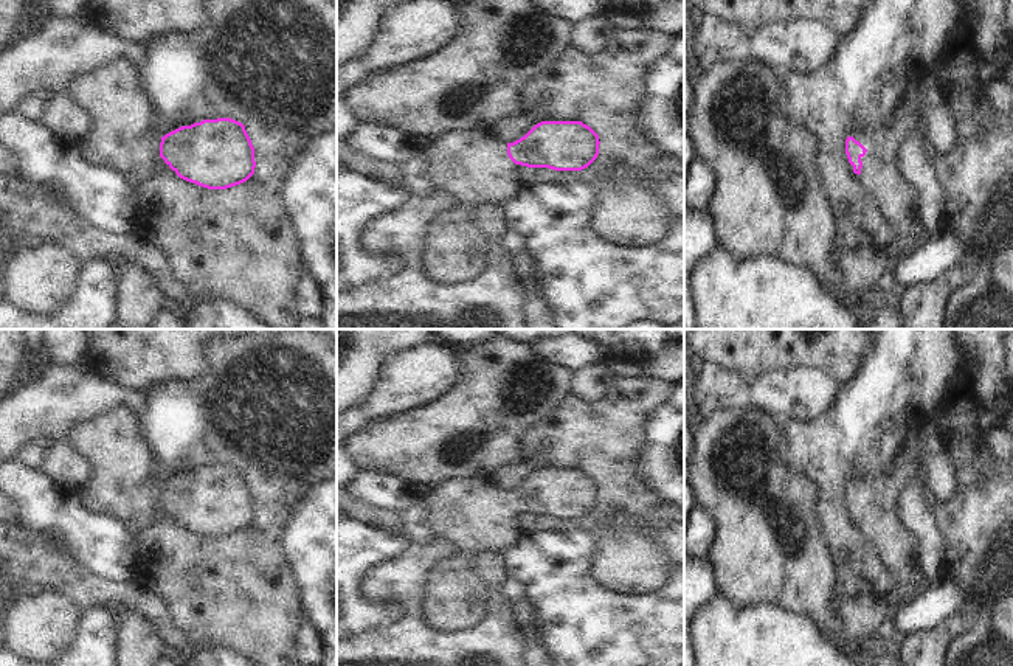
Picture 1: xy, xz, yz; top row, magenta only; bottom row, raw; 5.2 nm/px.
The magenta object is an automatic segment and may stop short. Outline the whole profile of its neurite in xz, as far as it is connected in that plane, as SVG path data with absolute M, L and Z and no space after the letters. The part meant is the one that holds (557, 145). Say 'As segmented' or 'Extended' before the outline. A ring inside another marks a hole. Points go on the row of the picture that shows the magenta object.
Extended. M541 121L513 143L506 143L490 130L453 130L433 137L428 143L428 175L437 189L455 194L459 205L433 224L425 253L430 276L444 286L475 284L490 264L490 238L481 225L481 210L515 200L526 186L521 175L524 166L582 171L597 158L599 144L599 135L582 121Z

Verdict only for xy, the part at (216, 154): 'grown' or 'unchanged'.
grown

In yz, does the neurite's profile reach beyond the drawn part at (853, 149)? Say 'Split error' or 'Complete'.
Split error.

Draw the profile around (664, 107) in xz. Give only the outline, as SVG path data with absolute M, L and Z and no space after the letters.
M684 34L648 73L645 130L662 149L684 158Z

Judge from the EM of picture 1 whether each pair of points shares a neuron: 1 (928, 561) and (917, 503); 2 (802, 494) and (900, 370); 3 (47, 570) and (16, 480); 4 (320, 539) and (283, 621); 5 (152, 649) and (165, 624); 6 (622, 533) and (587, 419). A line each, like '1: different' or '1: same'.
1: same
2: different
3: different
4: different
5: different
6: same

